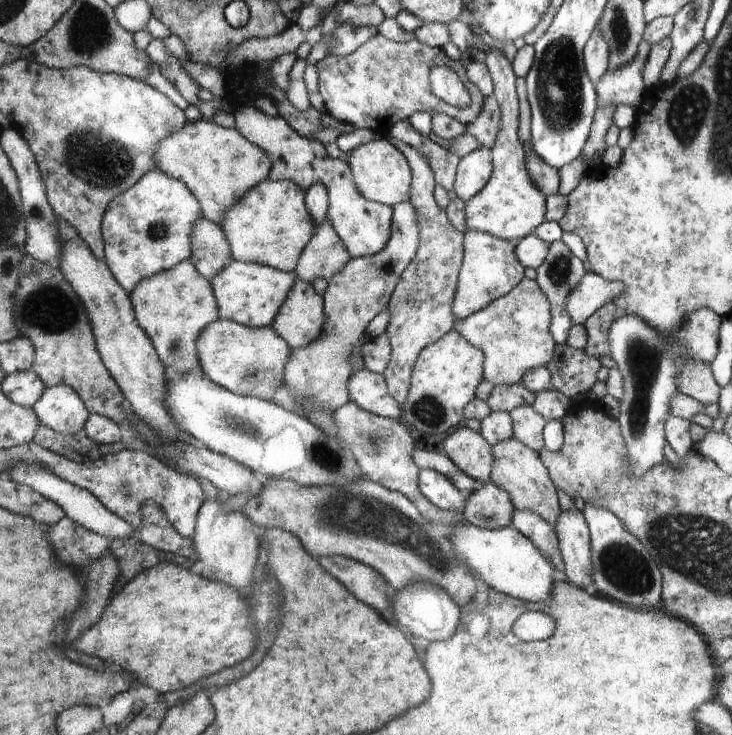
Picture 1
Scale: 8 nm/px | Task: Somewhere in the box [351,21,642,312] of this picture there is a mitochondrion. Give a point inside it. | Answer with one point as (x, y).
(560, 97)

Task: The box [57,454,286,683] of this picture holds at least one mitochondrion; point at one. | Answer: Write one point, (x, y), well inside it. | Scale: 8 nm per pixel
(127, 490)

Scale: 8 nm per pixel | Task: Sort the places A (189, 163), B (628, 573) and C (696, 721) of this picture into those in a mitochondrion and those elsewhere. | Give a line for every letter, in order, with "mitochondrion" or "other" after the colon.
A: other
B: mitochondrion
C: other

